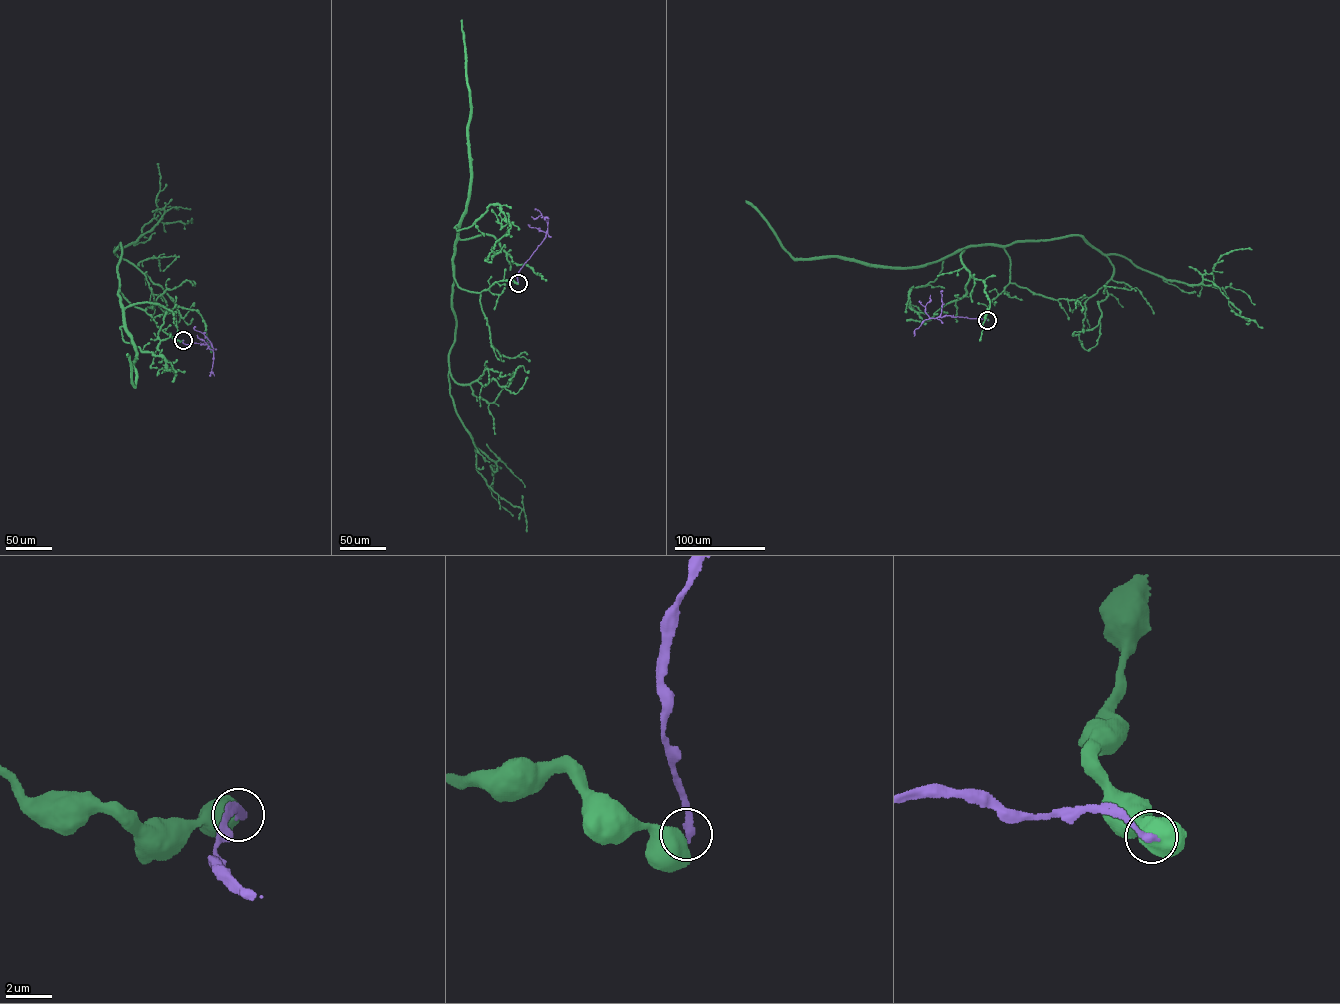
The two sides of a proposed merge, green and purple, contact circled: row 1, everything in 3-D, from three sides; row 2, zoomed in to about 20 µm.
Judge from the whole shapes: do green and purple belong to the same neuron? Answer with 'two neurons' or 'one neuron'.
two neurons

